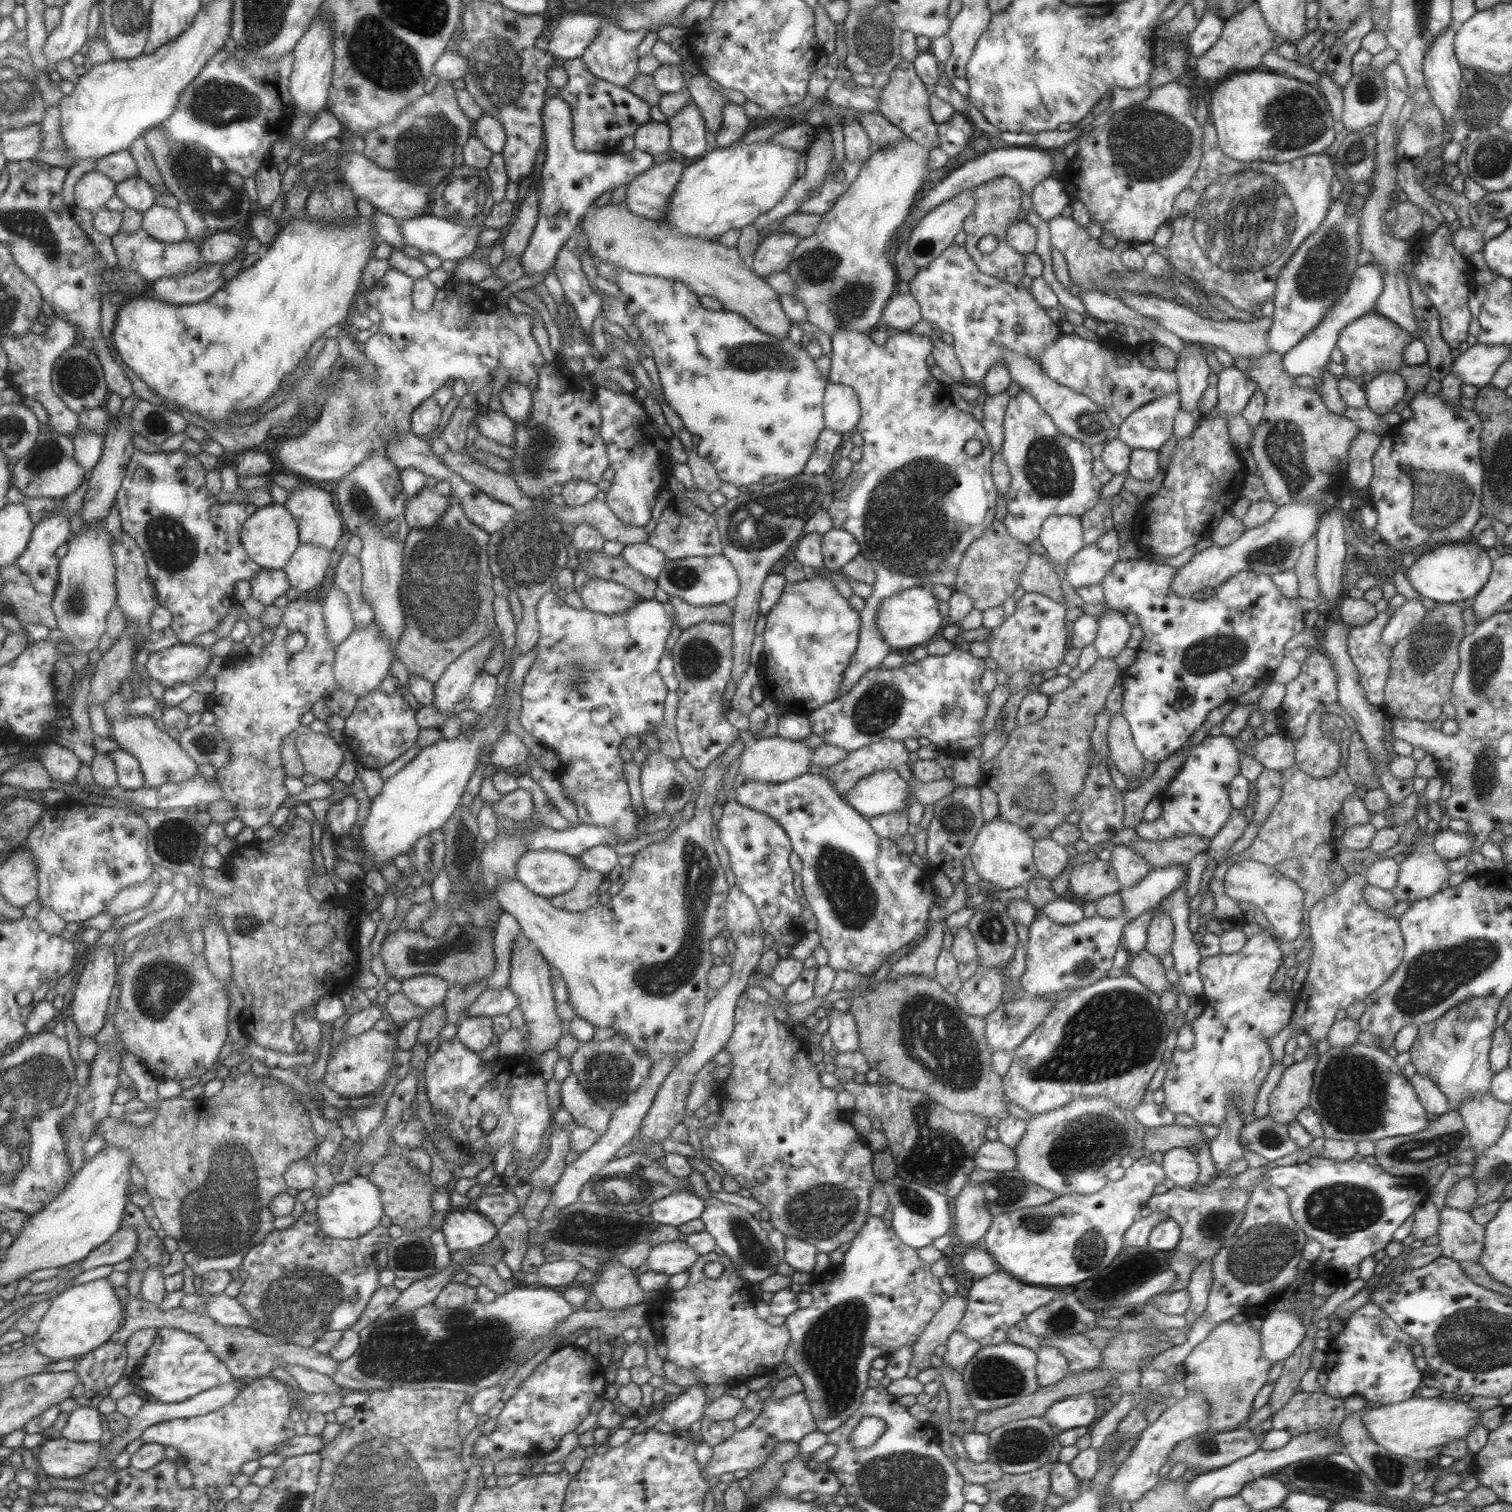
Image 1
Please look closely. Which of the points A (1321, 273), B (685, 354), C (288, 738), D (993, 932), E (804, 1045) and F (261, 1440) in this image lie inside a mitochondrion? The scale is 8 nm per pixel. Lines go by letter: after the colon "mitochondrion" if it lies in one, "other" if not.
A: mitochondrion
B: other
C: other
D: mitochondrion
E: other
F: other

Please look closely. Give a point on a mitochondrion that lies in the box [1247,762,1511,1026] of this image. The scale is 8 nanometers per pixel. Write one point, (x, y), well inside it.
(1430, 978)

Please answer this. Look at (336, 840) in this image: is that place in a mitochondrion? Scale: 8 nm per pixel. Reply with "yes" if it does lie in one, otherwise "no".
no

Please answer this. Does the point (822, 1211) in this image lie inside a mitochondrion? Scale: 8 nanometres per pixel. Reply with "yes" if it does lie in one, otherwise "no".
yes

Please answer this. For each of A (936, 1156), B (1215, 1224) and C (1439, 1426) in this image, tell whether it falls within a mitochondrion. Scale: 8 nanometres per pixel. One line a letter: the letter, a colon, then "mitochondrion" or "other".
A: mitochondrion
B: mitochondrion
C: other

